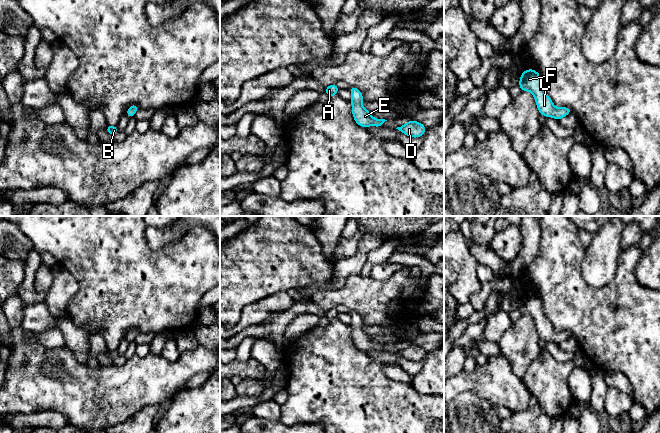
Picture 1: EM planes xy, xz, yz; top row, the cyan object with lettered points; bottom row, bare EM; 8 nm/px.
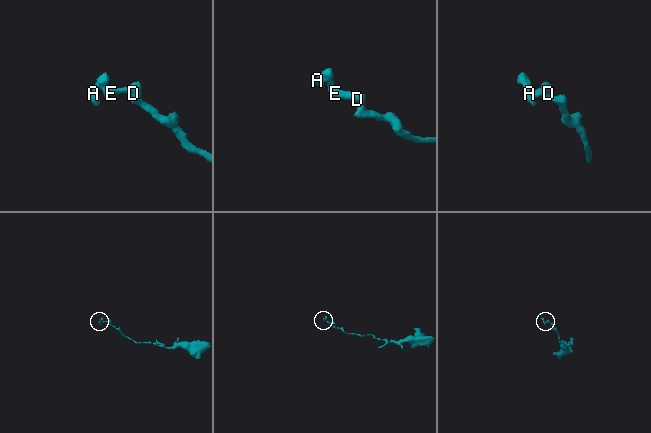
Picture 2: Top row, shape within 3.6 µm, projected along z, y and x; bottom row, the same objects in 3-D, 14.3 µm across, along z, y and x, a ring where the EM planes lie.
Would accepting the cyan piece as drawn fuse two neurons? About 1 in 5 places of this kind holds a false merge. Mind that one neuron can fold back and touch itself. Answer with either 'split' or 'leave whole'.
leave whole

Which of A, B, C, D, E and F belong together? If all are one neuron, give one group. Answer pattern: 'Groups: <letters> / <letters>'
Groups: A B C D E F

